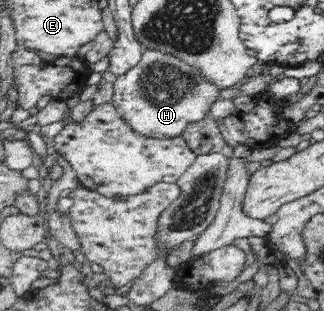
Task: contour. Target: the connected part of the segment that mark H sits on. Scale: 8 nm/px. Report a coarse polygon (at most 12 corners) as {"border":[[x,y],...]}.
{"border":[[148,47],[112,84],[136,134],[177,138],[222,91]]}

